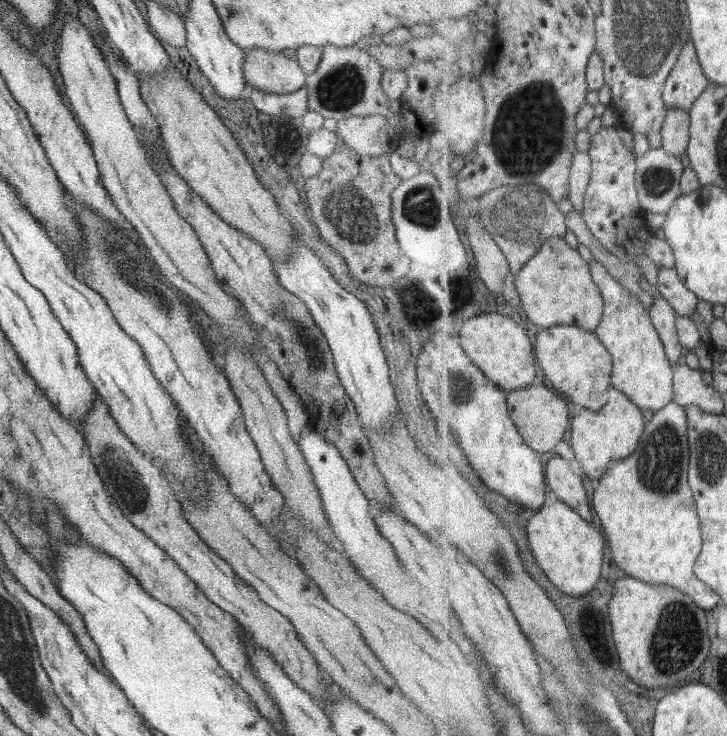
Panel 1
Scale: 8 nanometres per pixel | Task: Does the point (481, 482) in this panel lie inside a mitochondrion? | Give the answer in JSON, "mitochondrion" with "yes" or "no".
{"mitochondrion":"no"}

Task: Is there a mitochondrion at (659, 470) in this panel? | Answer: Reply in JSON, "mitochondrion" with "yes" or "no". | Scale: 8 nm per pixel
{"mitochondrion":"yes"}

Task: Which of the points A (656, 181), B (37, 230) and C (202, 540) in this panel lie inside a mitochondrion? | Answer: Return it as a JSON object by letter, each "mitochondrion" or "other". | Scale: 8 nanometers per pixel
{"A":"mitochondrion","B":"other","C":"other"}

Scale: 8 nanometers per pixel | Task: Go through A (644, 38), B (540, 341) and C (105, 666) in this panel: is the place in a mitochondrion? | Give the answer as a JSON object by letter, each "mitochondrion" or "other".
{"A":"mitochondrion","B":"other","C":"other"}

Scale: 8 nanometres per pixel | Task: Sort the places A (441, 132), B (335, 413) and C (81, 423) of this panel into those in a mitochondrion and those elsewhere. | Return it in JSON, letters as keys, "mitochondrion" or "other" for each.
{"A":"other","B":"other","C":"other"}

